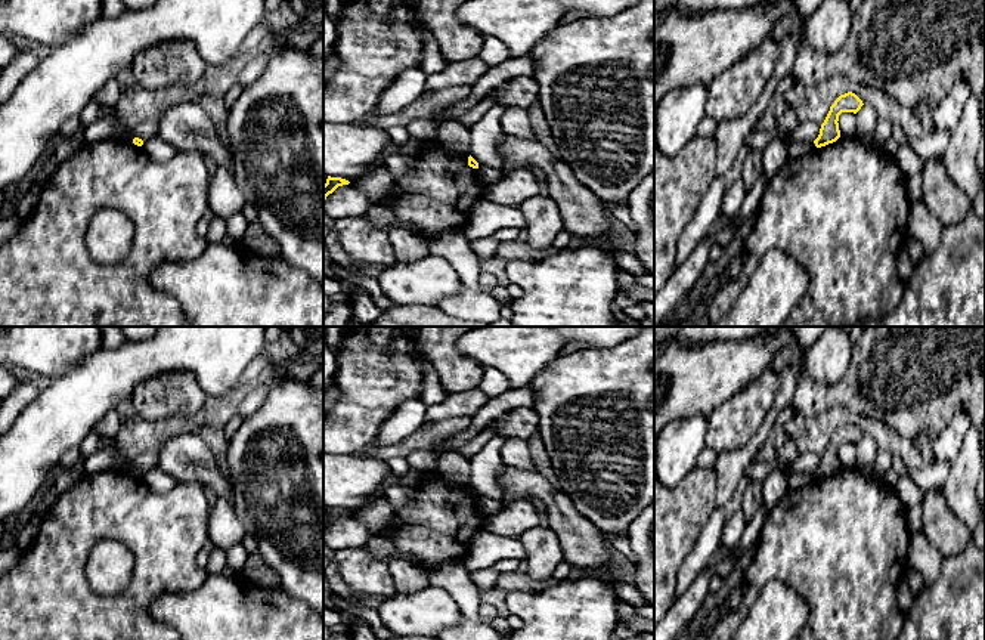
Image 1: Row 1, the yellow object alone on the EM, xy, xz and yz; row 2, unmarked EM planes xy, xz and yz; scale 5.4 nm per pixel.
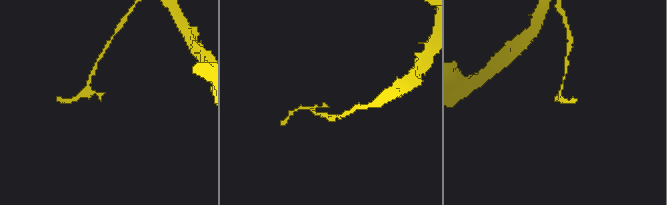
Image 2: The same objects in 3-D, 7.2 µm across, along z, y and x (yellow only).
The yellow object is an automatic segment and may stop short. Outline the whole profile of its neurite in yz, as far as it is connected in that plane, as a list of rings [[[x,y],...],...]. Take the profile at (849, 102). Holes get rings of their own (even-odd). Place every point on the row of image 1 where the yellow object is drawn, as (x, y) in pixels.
[[[848,92],[845,95],[840,95],[834,103],[830,106],[830,111],[821,124],[820,135],[814,140],[817,148],[826,146],[828,143],[836,142],[840,137],[840,130],[839,130],[839,115],[842,112],[854,112],[857,114],[861,106],[862,101],[852,92]]]

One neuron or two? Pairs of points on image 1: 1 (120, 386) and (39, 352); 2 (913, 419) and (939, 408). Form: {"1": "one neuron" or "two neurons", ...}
{"1": "two neurons", "2": "one neuron"}

